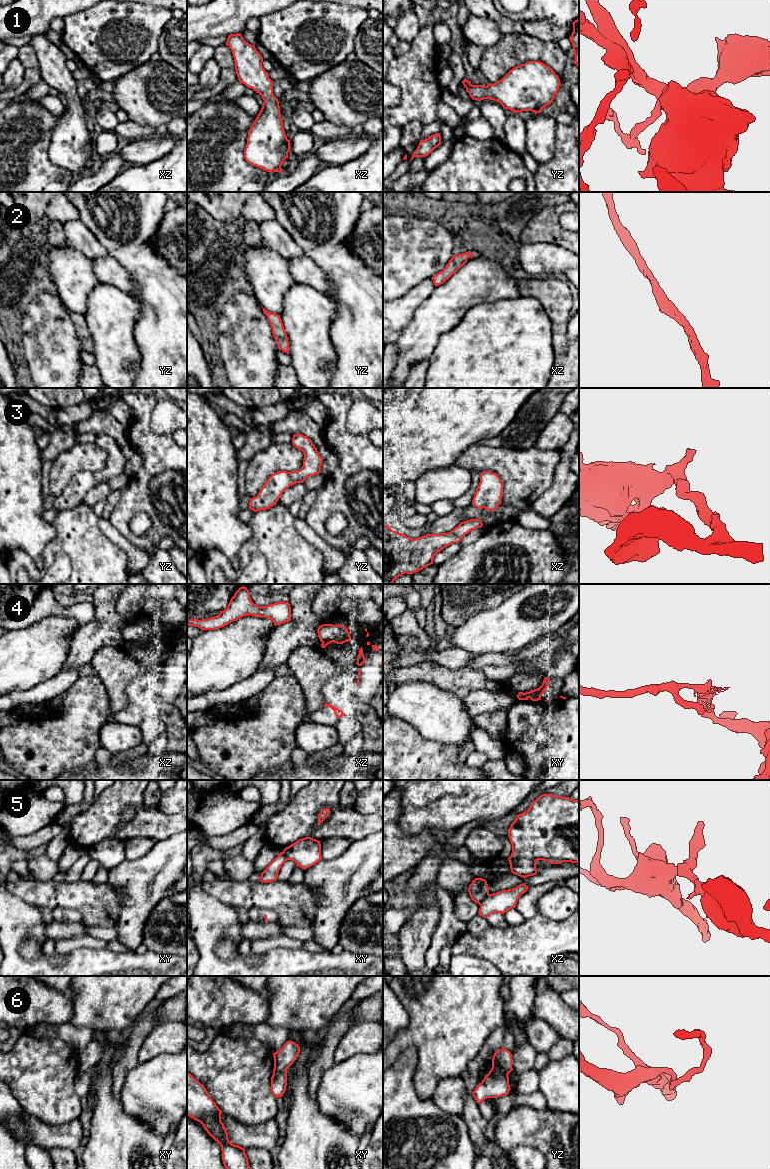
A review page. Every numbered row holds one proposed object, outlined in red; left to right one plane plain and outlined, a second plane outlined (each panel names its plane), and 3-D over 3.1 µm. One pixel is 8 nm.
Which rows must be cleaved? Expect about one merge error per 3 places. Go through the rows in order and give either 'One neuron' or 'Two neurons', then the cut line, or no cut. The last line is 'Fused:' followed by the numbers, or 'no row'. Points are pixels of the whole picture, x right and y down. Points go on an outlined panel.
1: One neuron. No split
2: One neuron. No split
3: One neuron. No split
4: Two neurons. Split along xy (518, 694), (525, 693), (527, 699)
5: Two neurons. Split along xz (488, 893), (479, 904)
6: Two neurons. Split along yz (491, 1068), (507, 1075)
Fused: 4, 5, 6

